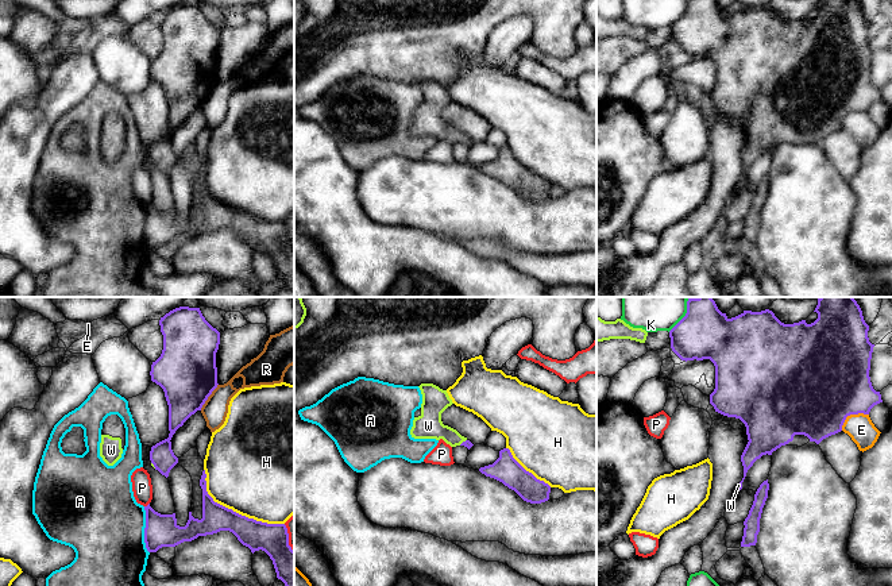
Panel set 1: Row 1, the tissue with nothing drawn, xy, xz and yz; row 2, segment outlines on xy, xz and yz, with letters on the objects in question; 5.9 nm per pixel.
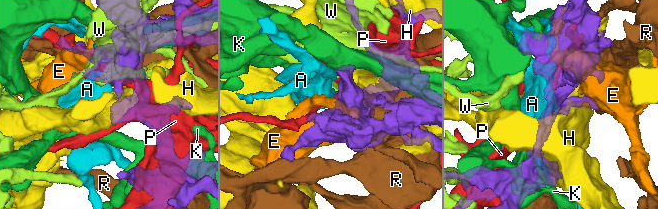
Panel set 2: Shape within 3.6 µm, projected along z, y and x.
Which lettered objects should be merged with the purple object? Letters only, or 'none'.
W

